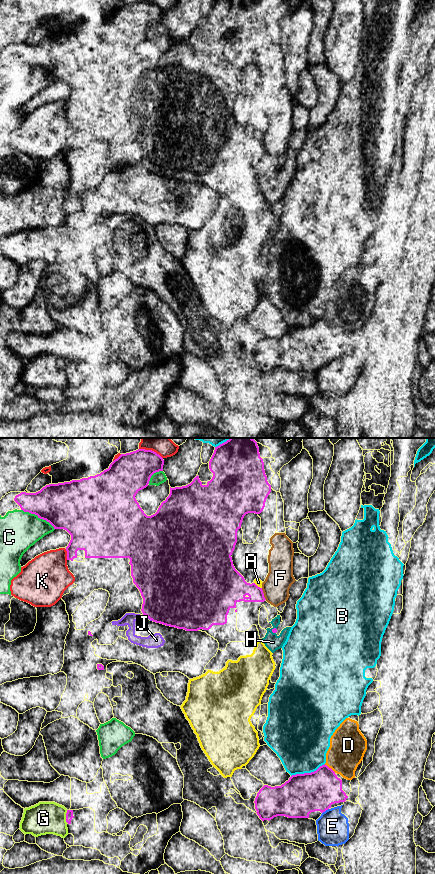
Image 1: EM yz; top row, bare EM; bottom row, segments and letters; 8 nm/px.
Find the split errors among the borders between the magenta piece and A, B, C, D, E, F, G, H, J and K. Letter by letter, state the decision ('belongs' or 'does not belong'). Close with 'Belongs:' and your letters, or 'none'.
A: does not belong
B: does not belong
C: does not belong
D: does not belong
E: does not belong
F: does not belong
G: does not belong
H: belongs
J: does not belong
K: does not belong
Belongs: H

